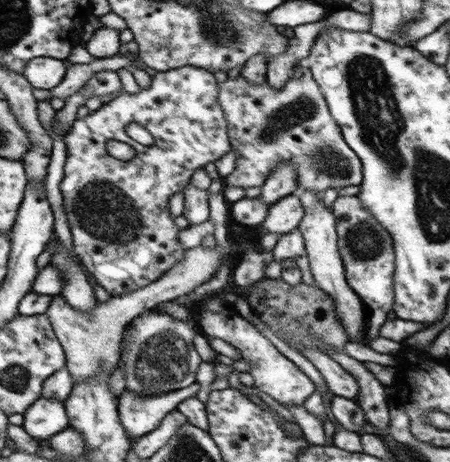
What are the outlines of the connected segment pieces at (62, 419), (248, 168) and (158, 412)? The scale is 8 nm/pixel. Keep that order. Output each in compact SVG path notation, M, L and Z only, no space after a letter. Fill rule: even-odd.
M40 398L24 413L21 427L32 437L48 440L57 432L69 426L68 415L64 402L56 399Z
M303 65L293 69L290 78L286 79L280 90L271 89L267 80L259 85L252 84L241 74L235 78L227 77L224 82L217 82L217 85L217 101L224 111L229 144L236 157L234 170L227 177L222 178L224 187L254 188L254 186L262 186L270 173L283 162L291 164L295 168L295 180L297 180L298 186L319 194L328 188L339 190L346 186L358 186L362 182L361 160L344 142L340 125L330 114L324 95L308 67Z
M198 383L160 395L135 394L124 390L119 397L118 415L126 434L137 440L158 428L168 413L177 409L178 404L188 398L196 398L200 389Z

